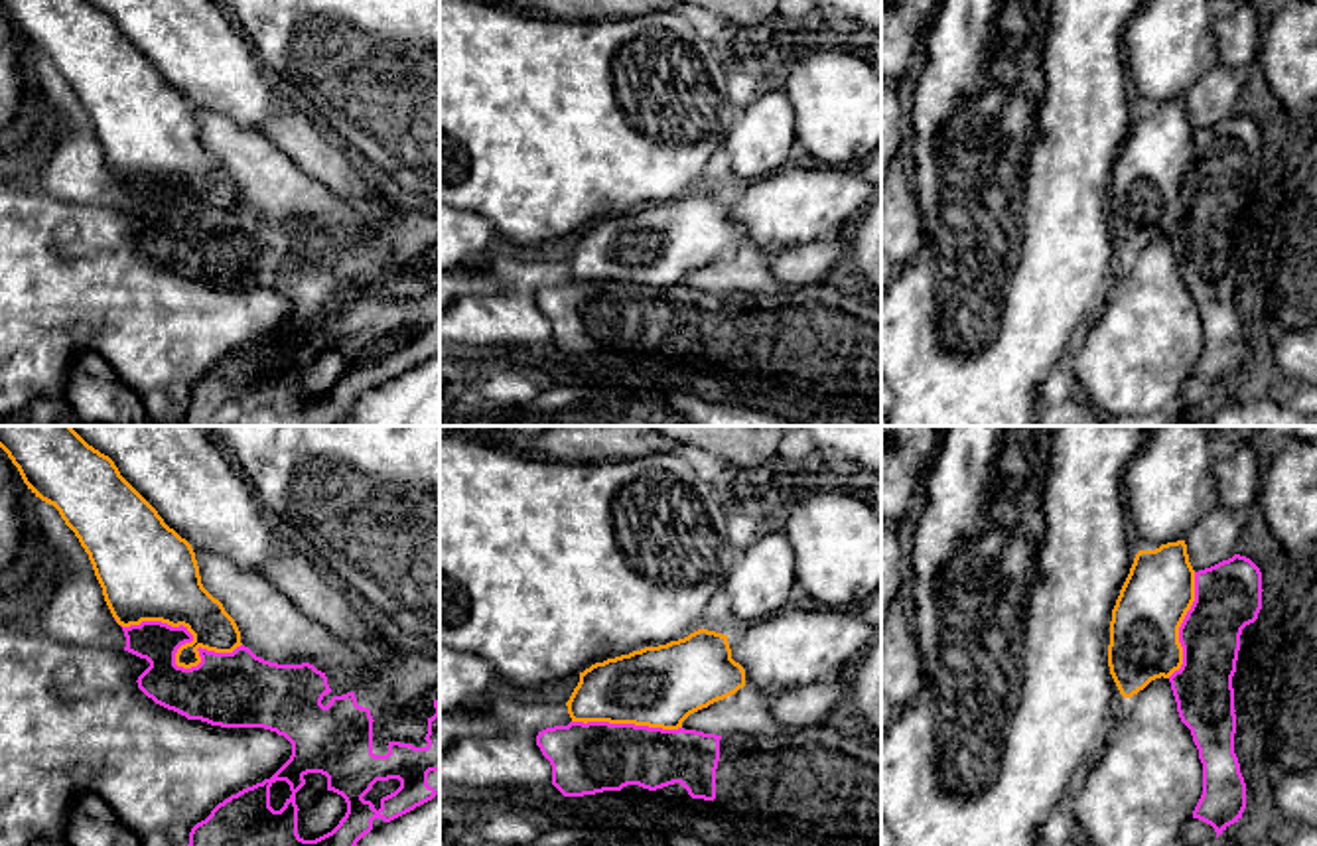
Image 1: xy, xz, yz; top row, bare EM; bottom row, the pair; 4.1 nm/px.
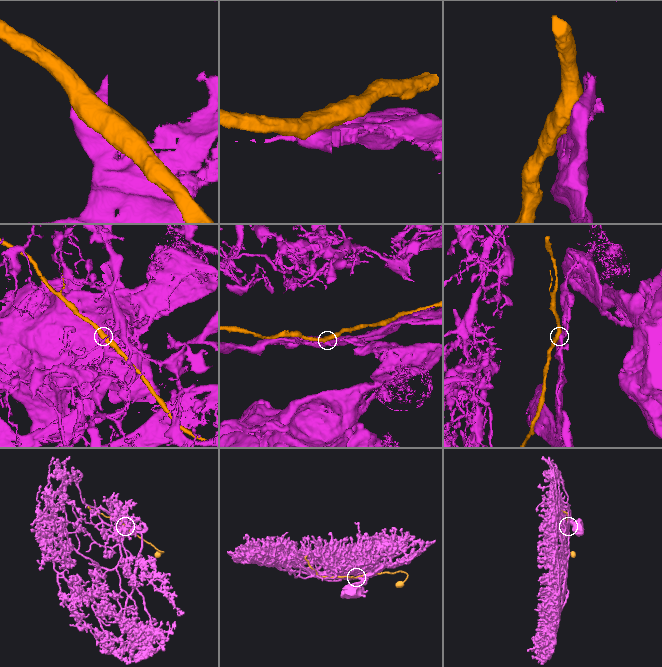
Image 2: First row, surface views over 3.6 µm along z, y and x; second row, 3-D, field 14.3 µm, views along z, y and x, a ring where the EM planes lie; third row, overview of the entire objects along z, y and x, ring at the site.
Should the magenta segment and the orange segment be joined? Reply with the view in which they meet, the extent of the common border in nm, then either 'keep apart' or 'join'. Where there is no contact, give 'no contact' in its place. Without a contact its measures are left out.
xy | 500 nm | keep apart

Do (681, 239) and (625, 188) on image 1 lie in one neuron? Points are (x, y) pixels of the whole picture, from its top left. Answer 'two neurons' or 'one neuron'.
two neurons

